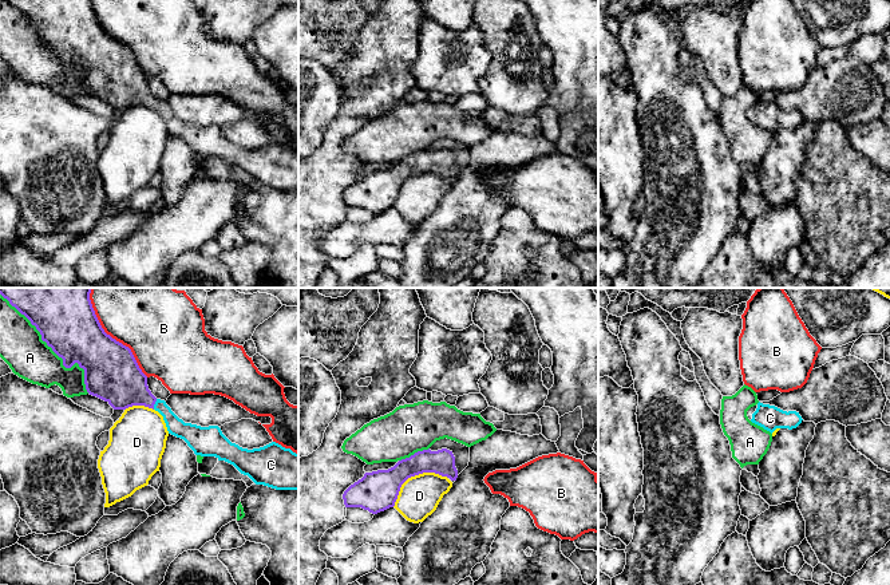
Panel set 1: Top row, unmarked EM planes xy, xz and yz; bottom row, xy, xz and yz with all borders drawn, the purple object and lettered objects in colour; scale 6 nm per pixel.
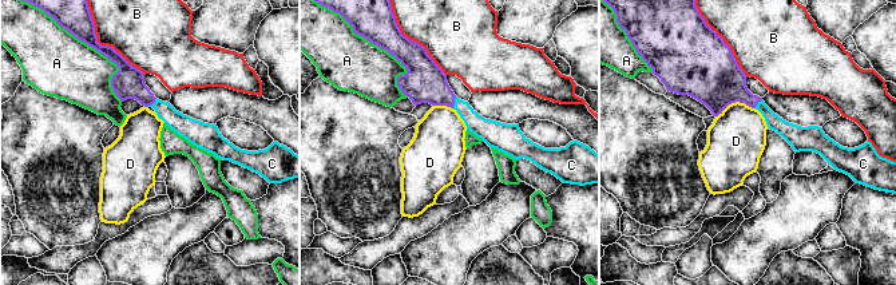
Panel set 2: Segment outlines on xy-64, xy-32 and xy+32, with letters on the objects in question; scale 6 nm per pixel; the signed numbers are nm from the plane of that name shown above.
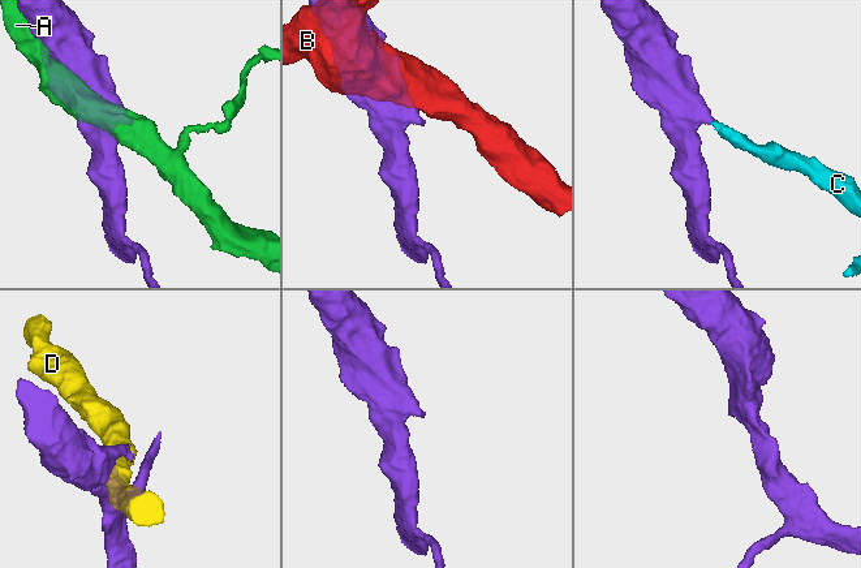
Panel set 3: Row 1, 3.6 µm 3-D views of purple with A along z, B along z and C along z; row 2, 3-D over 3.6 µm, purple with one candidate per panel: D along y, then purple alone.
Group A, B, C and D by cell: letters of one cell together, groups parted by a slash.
A / B / C / D

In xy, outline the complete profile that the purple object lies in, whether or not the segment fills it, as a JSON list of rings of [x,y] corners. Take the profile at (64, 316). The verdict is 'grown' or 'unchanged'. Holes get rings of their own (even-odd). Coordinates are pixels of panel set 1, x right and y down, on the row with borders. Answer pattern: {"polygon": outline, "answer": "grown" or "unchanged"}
{"polygon": [[[0,288],[0,295],[24,315],[52,351],[71,368],[75,363],[84,369],[84,384],[90,395],[107,402],[114,410],[145,406],[158,411],[169,434],[183,439],[195,455],[215,456],[233,465],[256,485],[276,490],[298,490],[298,454],[272,442],[260,448],[242,448],[232,443],[218,426],[201,427],[185,423],[165,400],[157,399],[147,386],[131,349],[112,339],[102,328],[90,300],[91,288]]], "answer": "grown"}

